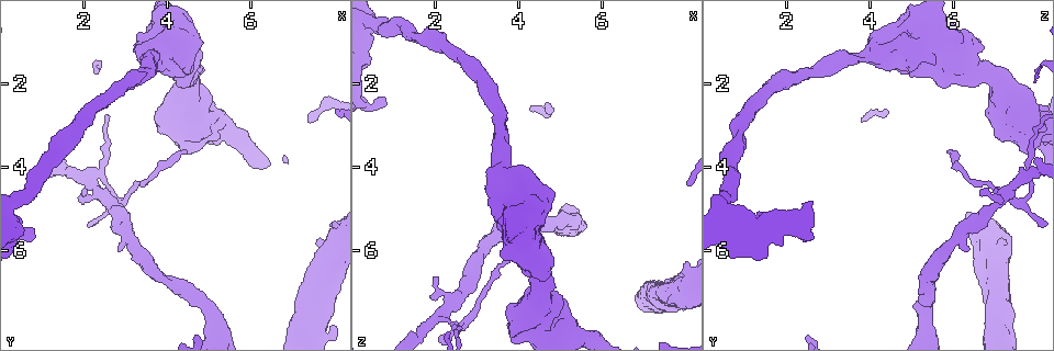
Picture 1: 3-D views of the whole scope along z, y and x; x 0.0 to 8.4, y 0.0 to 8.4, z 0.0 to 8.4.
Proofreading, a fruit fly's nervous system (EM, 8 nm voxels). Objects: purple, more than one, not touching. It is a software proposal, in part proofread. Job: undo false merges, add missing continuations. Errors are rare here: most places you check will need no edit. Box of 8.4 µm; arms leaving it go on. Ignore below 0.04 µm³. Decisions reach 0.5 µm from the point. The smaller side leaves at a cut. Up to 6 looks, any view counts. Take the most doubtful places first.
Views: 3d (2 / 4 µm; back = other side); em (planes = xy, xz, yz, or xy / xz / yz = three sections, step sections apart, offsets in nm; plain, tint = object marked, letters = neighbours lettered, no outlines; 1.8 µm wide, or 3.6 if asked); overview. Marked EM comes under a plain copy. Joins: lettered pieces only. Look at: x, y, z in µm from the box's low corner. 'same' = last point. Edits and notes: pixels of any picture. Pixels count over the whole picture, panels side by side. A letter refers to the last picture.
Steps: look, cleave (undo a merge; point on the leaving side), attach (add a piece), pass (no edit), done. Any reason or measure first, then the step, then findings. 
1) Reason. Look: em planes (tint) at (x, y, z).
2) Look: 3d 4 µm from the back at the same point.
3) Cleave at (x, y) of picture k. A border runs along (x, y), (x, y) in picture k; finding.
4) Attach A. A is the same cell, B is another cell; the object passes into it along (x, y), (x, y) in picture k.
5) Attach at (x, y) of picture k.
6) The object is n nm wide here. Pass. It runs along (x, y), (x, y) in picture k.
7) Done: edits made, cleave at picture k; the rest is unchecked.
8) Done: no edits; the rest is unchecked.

Free end. Look: em yz step 8 (tint) at (0.80, 5.65, 2.55).

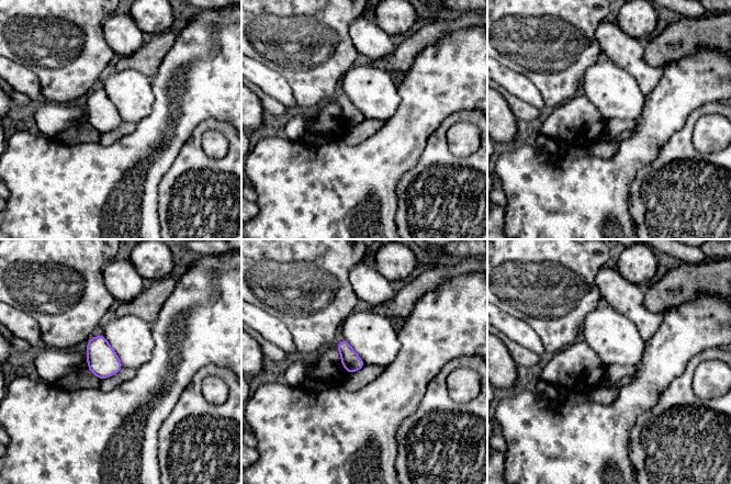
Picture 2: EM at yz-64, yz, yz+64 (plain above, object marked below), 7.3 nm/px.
Another direction. Look: em planes (letters) at the same point.

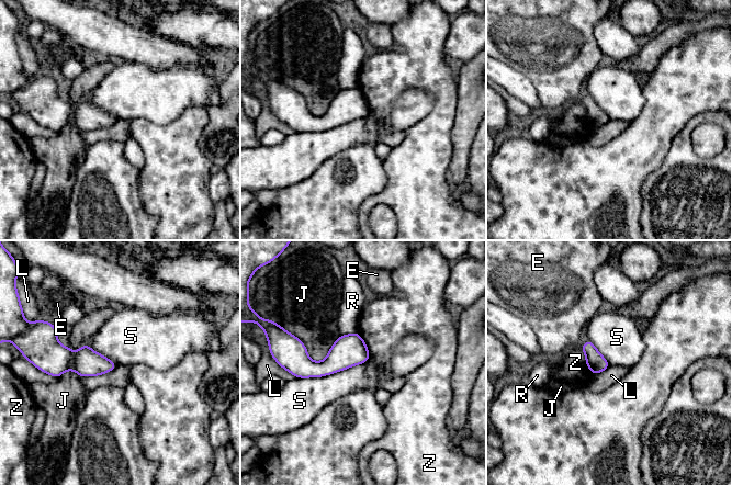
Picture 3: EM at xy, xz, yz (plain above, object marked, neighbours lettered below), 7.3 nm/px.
The object is 140 nm wide here. Pass. E, J, L, R, S and Z are other cells; a border runs along (370, 355), (333, 373), (295, 377) in picture 3; none of them fits.

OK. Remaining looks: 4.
Thin end. Look: em planes (letters) at (2.00, 4.60, 6.60).

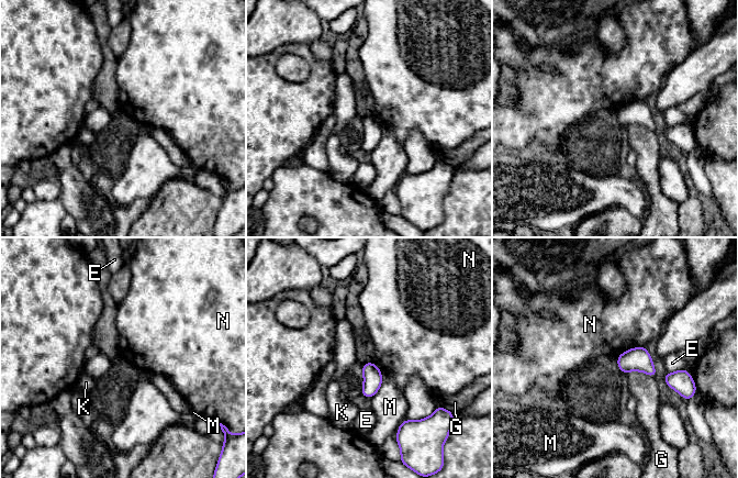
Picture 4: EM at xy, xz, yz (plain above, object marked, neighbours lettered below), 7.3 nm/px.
The object is 140 nm wide here. Pass. E, G, K, M and N are other cells; no lettered piece goes on from it.

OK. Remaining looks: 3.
Tapers out. Look: 3d 4 µm at (4.50, 3.65, 5.85).

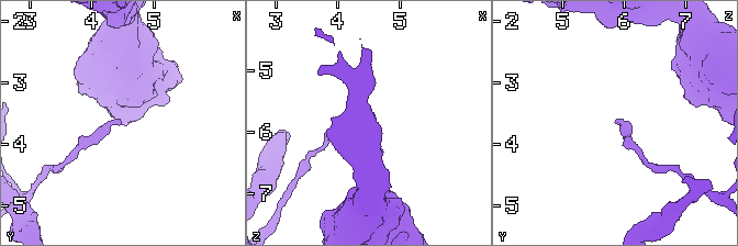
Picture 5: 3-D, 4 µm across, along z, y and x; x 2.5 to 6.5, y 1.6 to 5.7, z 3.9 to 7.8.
Shape alone is not enough. Look: em planes (letters) at (4.45, 3.65, 5.85).

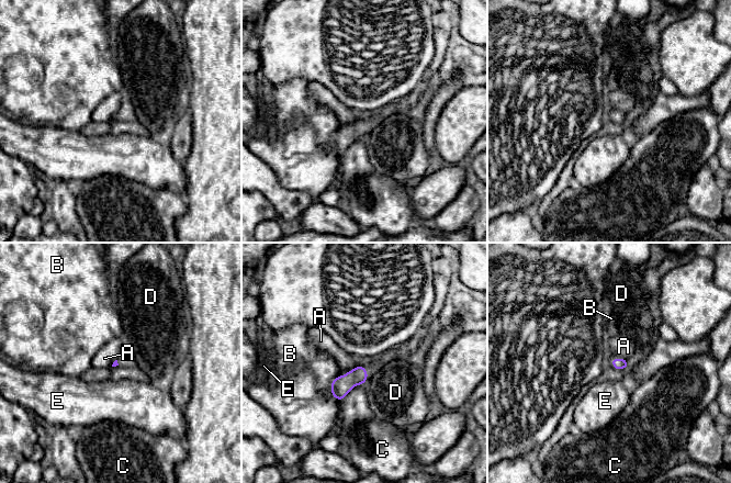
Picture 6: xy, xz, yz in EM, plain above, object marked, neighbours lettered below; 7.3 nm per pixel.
Pass. A, B, C, D and E are other cells; a border runs along (623, 358), (628, 361) in picture 6; no lettered piece goes on from it.

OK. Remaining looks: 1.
Done: no edits; the rest is unchecked.

